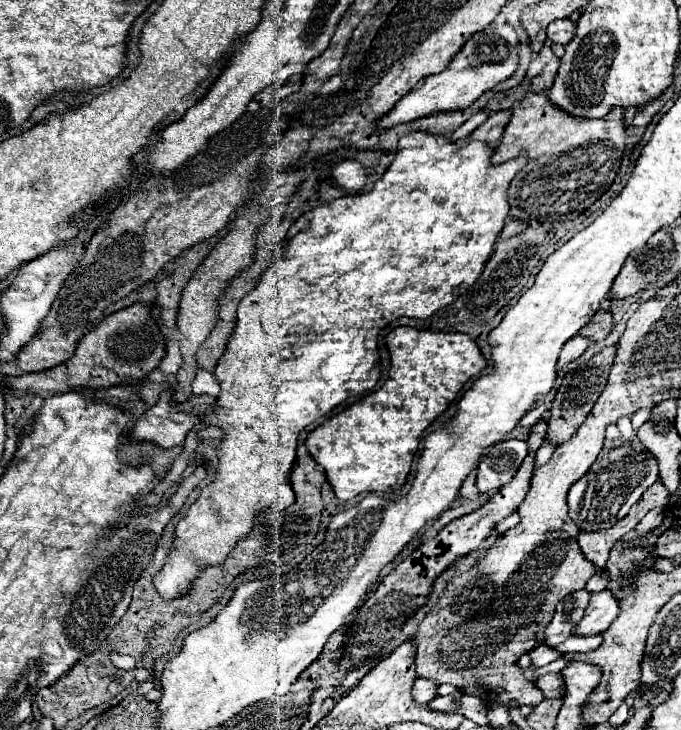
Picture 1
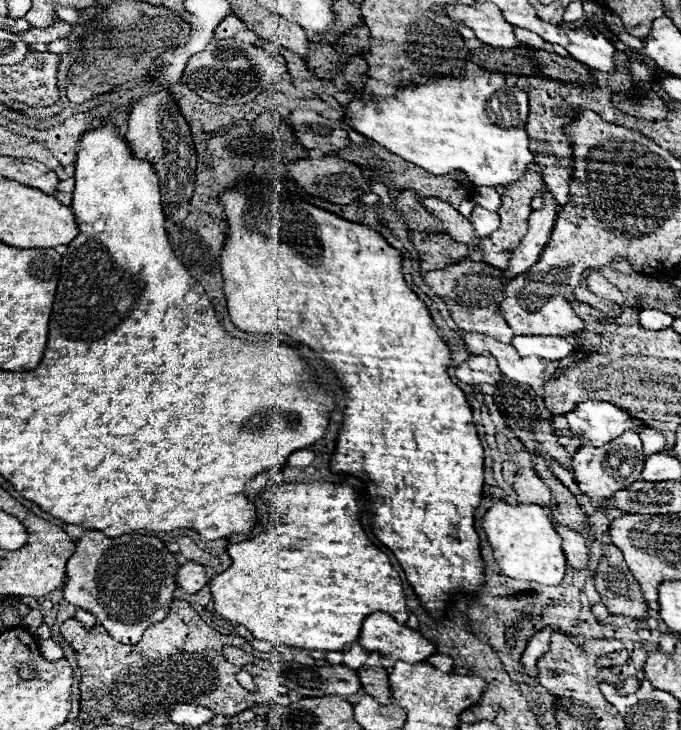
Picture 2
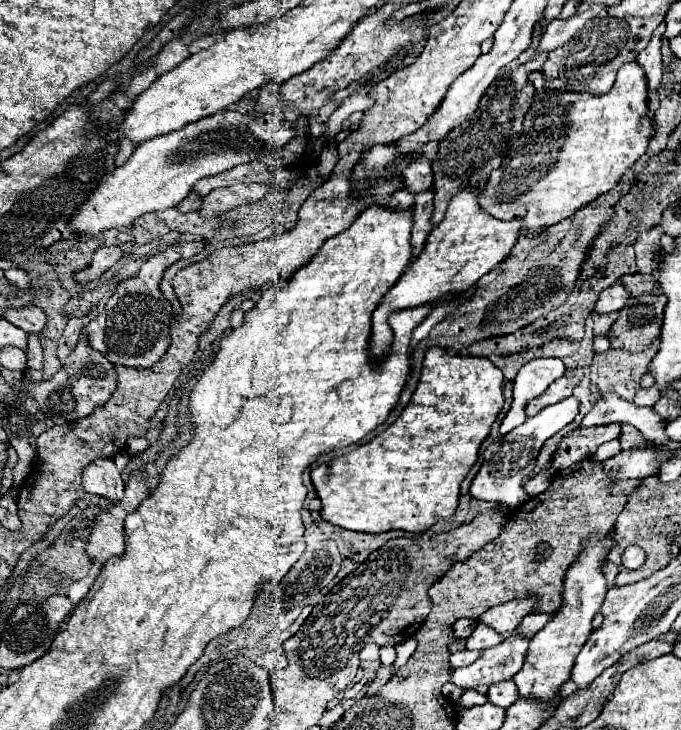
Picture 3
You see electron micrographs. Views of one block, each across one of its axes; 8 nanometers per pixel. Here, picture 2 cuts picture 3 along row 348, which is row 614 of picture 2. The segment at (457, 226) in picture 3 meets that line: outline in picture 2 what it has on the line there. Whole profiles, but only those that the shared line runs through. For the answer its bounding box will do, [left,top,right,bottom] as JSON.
[358,612,436,664]

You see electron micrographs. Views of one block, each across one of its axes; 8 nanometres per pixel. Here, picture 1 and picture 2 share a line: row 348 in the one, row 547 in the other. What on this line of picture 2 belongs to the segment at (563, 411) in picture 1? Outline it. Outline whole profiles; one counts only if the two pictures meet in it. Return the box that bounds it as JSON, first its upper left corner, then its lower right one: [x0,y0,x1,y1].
[594,544,648,618]

